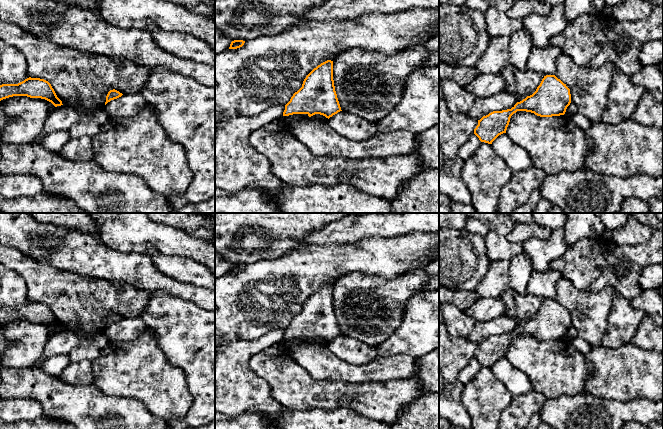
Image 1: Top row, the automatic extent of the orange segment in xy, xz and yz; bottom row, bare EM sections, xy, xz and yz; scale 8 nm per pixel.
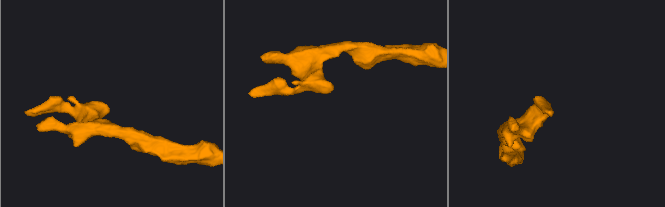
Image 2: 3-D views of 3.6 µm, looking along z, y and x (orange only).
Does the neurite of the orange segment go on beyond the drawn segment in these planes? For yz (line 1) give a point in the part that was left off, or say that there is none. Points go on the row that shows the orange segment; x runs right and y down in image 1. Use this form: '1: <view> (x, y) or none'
1: none

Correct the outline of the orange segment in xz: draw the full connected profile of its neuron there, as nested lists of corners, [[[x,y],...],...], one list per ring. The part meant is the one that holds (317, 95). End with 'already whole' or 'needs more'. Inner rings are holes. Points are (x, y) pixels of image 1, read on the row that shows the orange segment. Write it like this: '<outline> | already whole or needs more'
[[[327,60],[306,76],[302,87],[285,105],[283,116],[320,114],[329,119],[340,111],[333,80],[333,61]]] | already whole

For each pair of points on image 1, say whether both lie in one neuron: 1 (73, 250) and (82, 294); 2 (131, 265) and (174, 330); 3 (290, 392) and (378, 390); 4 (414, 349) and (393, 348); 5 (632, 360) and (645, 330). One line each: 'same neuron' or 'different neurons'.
1: different neurons
2: different neurons
3: same neuron
4: same neuron
5: different neurons

